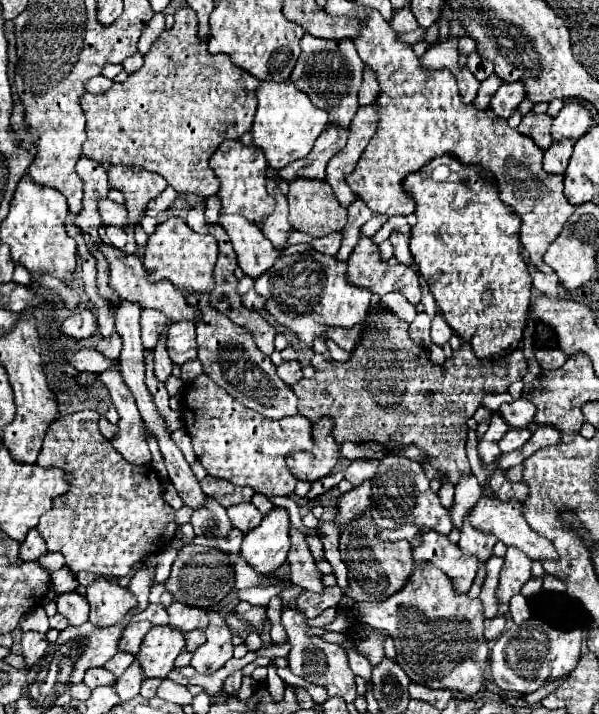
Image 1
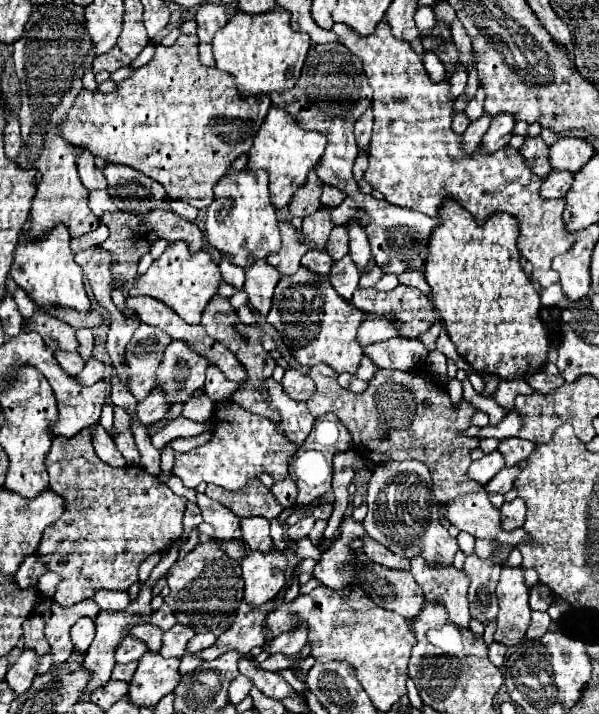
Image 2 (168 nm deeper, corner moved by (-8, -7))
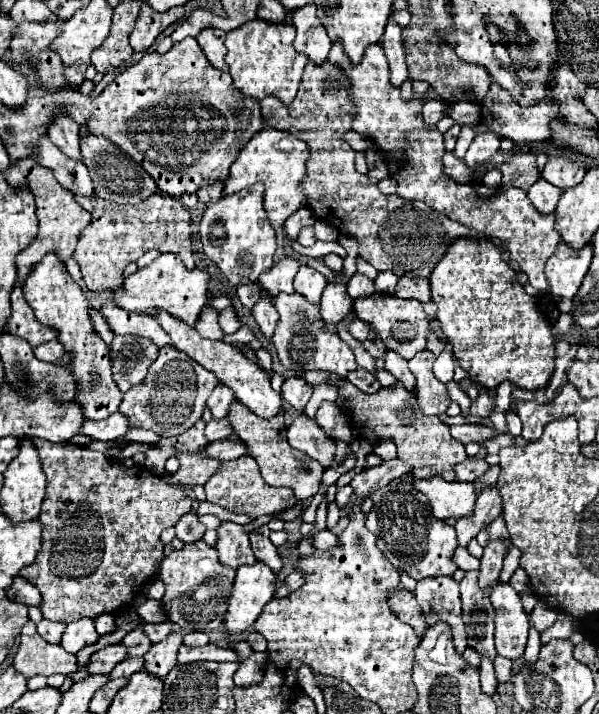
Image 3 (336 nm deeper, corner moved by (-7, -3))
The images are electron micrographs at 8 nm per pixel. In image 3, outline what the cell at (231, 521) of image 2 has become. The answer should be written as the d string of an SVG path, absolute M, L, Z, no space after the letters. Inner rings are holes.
M221 522L219 530L219 542L217 542L217 550L219 550L219 562L237 570L239 566L247 564L255 564L255 556L249 544L249 536L247 532L243 532L243 526L233 524L233 522Z

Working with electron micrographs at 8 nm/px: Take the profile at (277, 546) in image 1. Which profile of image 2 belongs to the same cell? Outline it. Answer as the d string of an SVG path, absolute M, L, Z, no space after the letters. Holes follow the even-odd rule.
M272 548L270 552L250 552L242 558L240 562L242 566L242 578L244 578L244 600L250 604L250 606L260 606L268 600L272 600L284 586L286 586L286 576L284 572L288 570L288 556L284 550L280 548Z

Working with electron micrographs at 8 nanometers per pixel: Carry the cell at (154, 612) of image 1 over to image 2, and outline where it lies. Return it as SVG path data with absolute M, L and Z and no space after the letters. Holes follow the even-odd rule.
M142 624L142 626L134 628L134 632L130 632L130 634L140 638L140 640L144 640L148 644L148 650L152 650L152 652L158 652L160 646L162 646L164 632L156 624Z

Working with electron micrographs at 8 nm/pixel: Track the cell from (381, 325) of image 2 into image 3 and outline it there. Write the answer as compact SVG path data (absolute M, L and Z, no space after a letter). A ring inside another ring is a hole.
M353 318L349 324L347 324L347 332L359 340L359 342L365 342L365 322L361 322L359 318Z

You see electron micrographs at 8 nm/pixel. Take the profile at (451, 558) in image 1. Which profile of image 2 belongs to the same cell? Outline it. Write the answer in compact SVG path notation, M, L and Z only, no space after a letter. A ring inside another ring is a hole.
M422 556L410 560L410 570L416 582L422 586L426 600L442 600L450 614L450 620L458 626L468 626L468 586L470 576L466 570L454 566L432 566Z

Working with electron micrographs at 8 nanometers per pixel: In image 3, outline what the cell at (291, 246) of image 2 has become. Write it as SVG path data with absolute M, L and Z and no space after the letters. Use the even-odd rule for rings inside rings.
M283 258L269 272L261 274L259 284L263 286L263 290L271 298L277 298L281 292L291 294L293 292L293 278L295 278L297 270L299 270L299 262L297 260Z

